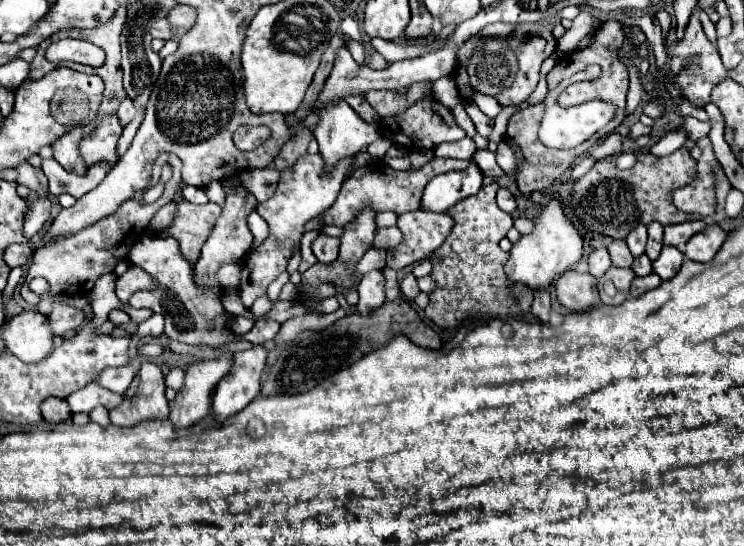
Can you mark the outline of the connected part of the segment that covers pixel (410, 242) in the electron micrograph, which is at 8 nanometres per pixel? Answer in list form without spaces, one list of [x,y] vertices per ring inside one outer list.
[[[416,210],[400,214],[398,228],[404,234],[404,240],[396,248],[388,250],[386,266],[392,270],[406,268],[430,256],[450,234],[452,220],[446,214]]]

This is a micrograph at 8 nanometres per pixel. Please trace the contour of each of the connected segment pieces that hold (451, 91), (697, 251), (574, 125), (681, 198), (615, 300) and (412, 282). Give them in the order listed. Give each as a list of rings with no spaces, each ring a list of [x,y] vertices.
[[[444,76],[444,78],[438,78],[438,80],[434,82],[434,100],[440,102],[442,106],[450,108],[450,110],[452,110],[458,102],[462,102],[462,98],[458,96],[458,88],[456,88],[452,76]]]
[[[706,226],[702,232],[694,234],[686,242],[684,254],[694,262],[710,262],[722,246],[722,242],[726,240],[726,236],[728,234],[720,226]]]
[[[586,66],[582,72],[576,72],[572,78],[568,80],[562,80],[554,90],[548,90],[546,98],[542,100],[544,106],[546,106],[546,114],[542,118],[542,124],[540,124],[540,142],[548,148],[574,148],[578,144],[582,144],[584,140],[588,140],[594,132],[598,132],[602,126],[606,126],[610,122],[610,118],[614,116],[614,106],[610,104],[604,104],[604,102],[598,102],[598,100],[592,100],[592,102],[586,102],[586,104],[580,104],[580,106],[572,106],[572,108],[562,108],[556,104],[556,96],[570,84],[574,82],[582,82],[582,80],[594,80],[600,76],[600,66]]]
[[[700,138],[696,146],[702,150],[702,156],[698,158],[698,174],[690,184],[672,192],[672,202],[682,212],[710,216],[716,210],[714,180],[712,180],[716,156],[712,150],[712,142],[708,138]]]
[[[610,266],[608,272],[598,278],[598,292],[600,300],[604,304],[622,304],[630,296],[630,282],[634,280],[634,270],[632,268],[618,268]]]
[[[412,272],[402,278],[400,290],[402,290],[402,294],[404,294],[408,300],[414,300],[414,296],[420,292],[420,290],[418,290],[418,284],[416,284],[416,276],[414,276]]]

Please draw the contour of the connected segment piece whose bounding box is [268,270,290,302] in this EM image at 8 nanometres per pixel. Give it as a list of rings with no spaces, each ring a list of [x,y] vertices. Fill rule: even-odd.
[[[284,270],[270,286],[268,286],[268,298],[274,302],[274,300],[278,300],[278,294],[280,294],[280,290],[282,290],[282,286],[286,284],[290,280],[290,274]]]

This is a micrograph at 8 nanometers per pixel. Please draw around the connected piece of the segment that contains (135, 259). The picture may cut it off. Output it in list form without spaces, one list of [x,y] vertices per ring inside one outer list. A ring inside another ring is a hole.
[[[144,234],[130,250],[130,262],[150,272],[154,278],[158,278],[160,286],[154,292],[136,292],[130,298],[132,308],[148,308],[152,312],[160,312],[166,318],[166,336],[170,340],[186,342],[186,344],[208,344],[208,346],[220,346],[232,338],[230,324],[232,316],[226,316],[226,310],[222,308],[221,299],[214,288],[202,288],[192,280],[190,264],[182,258],[178,242],[174,238],[152,238]],[[214,320],[214,326],[210,328],[208,322]]]

